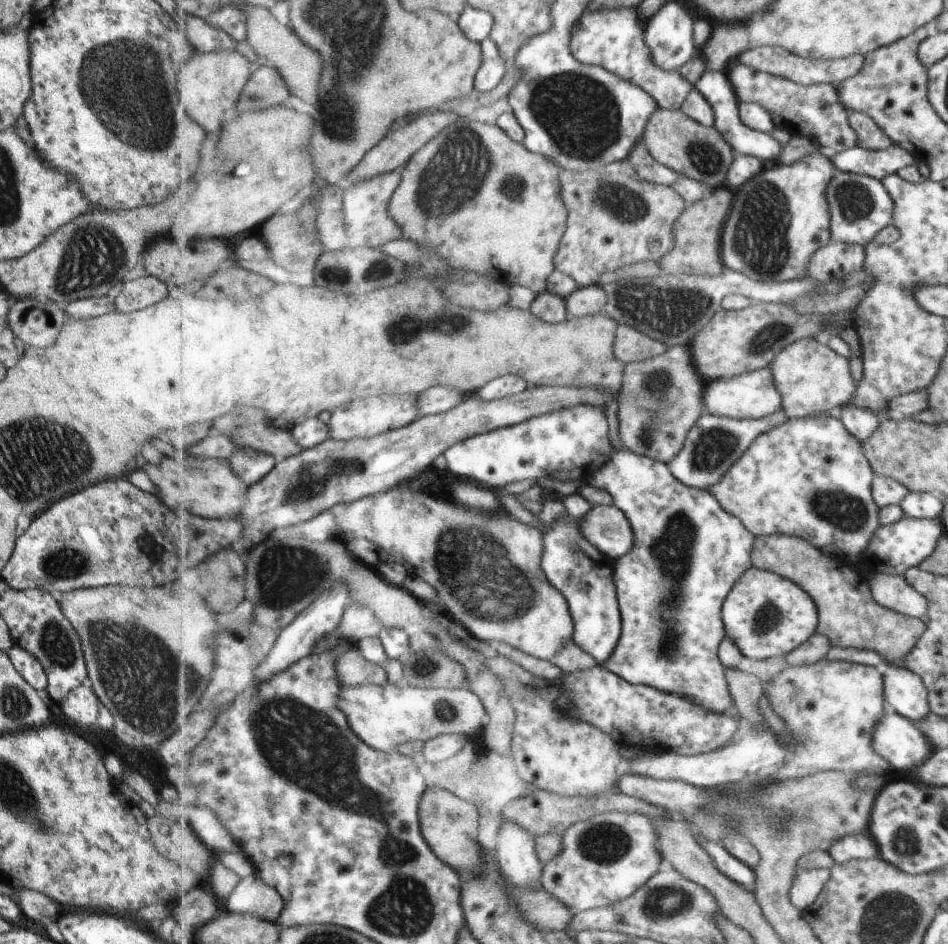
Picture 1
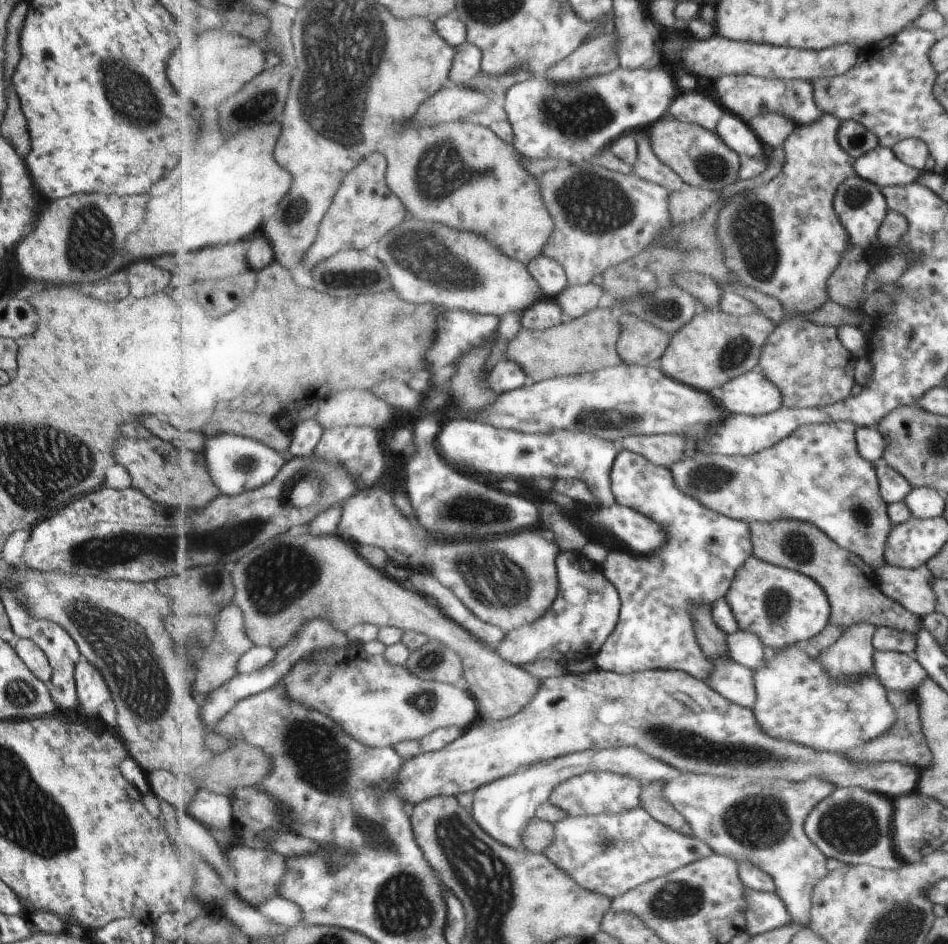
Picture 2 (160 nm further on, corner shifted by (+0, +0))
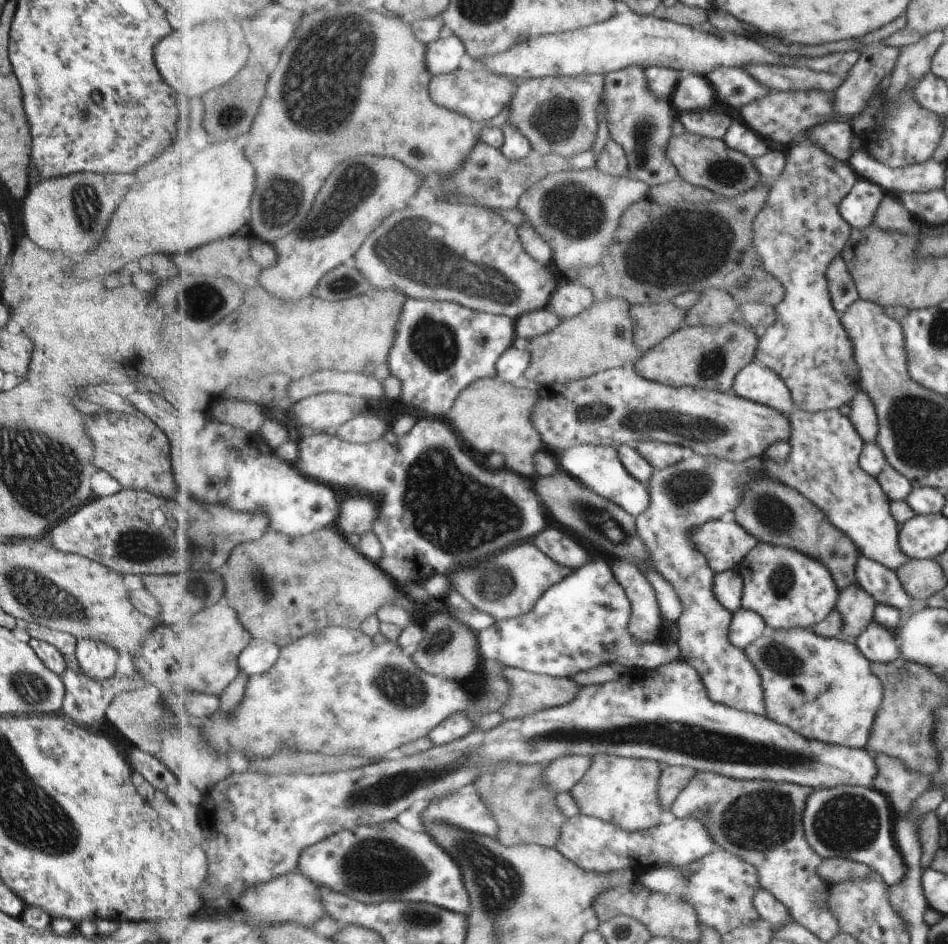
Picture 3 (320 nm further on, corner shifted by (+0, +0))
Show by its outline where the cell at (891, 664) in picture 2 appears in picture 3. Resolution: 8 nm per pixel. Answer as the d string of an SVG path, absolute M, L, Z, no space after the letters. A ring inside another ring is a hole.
M877 622L869 623L869 626L857 636L853 644L868 662L887 664L893 660L901 660L894 636L885 626Z

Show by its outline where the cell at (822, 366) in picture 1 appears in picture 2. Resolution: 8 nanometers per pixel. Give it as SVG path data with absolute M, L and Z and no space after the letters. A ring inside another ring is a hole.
M823 113L816 121L797 126L785 141L785 163L782 172L771 182L747 188L731 198L721 210L717 234L725 252L725 264L741 282L760 294L776 297L785 304L787 318L778 323L773 336L761 346L759 368L784 393L784 406L791 408L828 407L849 396L853 386L853 367L857 360L841 346L837 328L833 325L813 324L811 314L832 300L829 278L841 264L841 254L853 245L849 242L840 217L834 208L837 192L849 176L855 175L854 158L841 148L839 130L841 120L833 113Z

